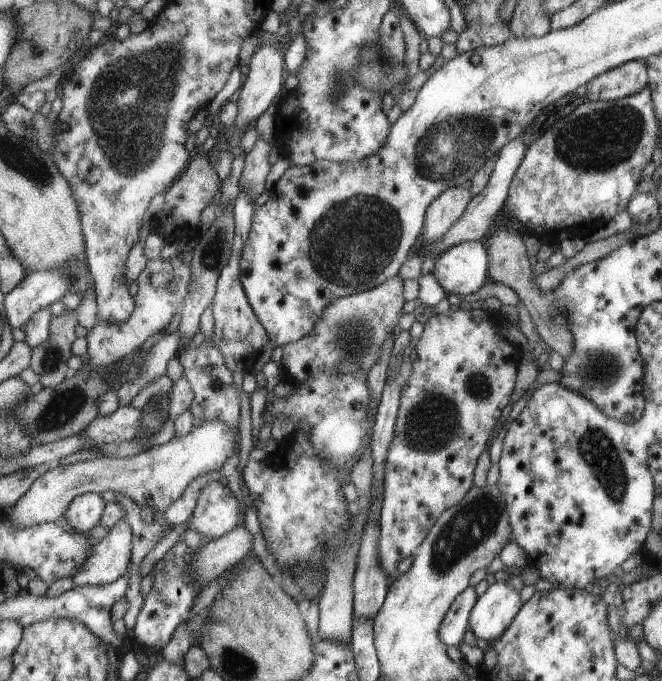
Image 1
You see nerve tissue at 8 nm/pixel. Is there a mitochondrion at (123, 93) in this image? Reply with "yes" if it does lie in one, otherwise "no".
yes

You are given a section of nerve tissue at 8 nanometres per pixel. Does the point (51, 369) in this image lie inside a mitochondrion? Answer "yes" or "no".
yes

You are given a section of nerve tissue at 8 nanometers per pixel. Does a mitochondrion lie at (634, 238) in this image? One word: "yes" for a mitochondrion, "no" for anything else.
no

